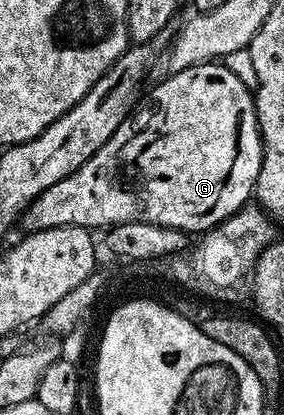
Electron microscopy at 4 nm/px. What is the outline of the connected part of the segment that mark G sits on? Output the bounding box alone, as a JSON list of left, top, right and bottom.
[24,61,262,233]

